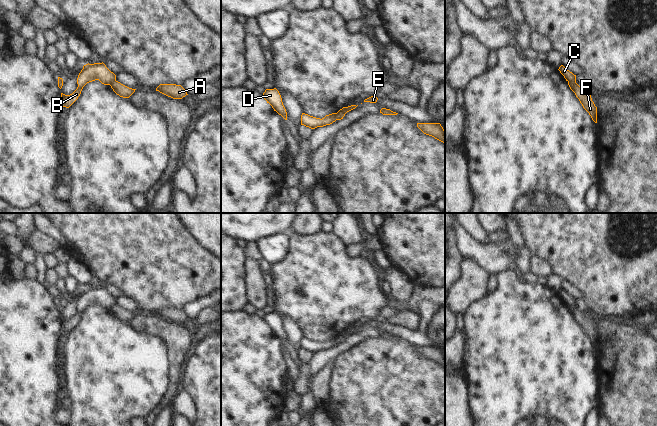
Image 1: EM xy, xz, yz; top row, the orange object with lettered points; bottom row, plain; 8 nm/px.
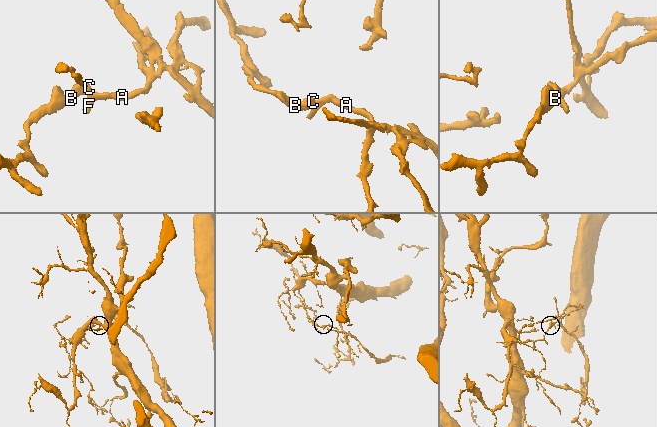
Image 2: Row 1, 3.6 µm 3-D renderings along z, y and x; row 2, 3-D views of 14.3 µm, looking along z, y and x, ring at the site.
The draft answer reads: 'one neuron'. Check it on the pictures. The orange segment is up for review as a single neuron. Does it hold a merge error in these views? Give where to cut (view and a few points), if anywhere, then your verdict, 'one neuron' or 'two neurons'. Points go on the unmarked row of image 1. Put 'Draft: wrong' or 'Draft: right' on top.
Draft: wrong
yz (575, 304), (568, 306) | two neurons

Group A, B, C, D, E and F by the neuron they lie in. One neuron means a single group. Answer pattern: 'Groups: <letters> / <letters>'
Groups: A E F / B C D.

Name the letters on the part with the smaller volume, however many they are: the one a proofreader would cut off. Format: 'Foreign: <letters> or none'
Foreign: A, E, F

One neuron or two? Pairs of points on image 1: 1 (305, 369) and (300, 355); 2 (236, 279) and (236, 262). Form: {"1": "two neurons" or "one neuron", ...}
{"1": "two neurons", "2": "one neuron"}

